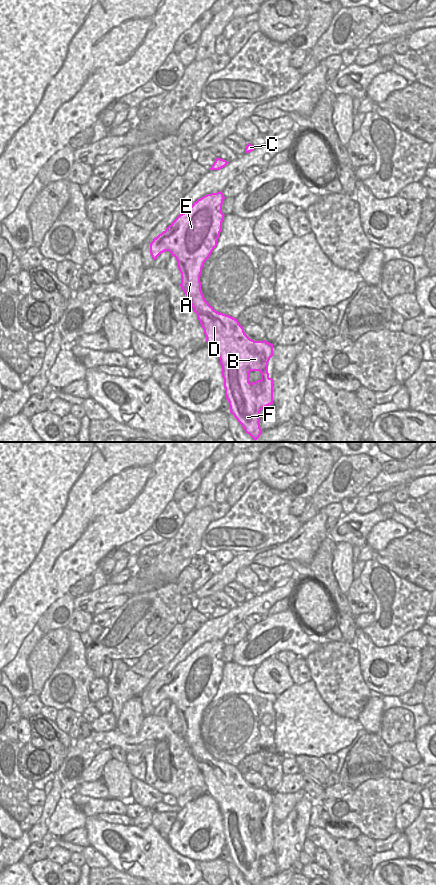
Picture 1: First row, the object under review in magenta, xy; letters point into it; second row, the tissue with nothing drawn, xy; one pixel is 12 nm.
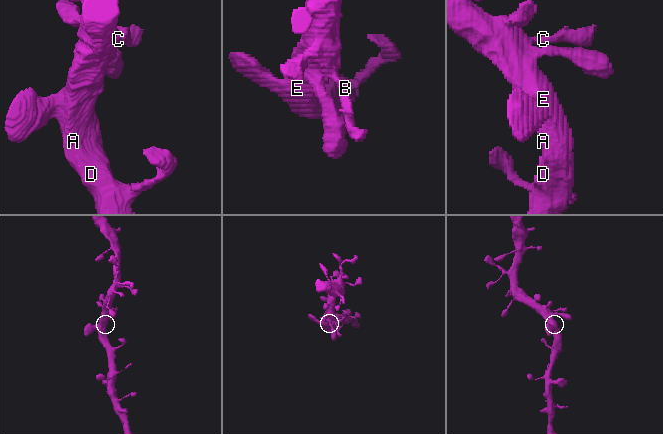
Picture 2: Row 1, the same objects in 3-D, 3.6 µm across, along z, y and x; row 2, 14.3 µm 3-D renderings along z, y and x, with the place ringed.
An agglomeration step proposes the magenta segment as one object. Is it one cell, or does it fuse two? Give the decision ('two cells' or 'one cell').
one cell

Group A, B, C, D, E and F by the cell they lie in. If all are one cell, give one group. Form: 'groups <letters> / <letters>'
groups A B C D E F

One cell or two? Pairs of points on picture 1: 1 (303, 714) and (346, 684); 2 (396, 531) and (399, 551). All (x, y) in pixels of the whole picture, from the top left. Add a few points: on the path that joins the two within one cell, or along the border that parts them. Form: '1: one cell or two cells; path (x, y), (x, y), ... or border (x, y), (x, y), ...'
1: two cells; border (311, 680), (315, 684), (320, 697), (340, 715)
2: two cells; border (409, 531), (377, 550)

